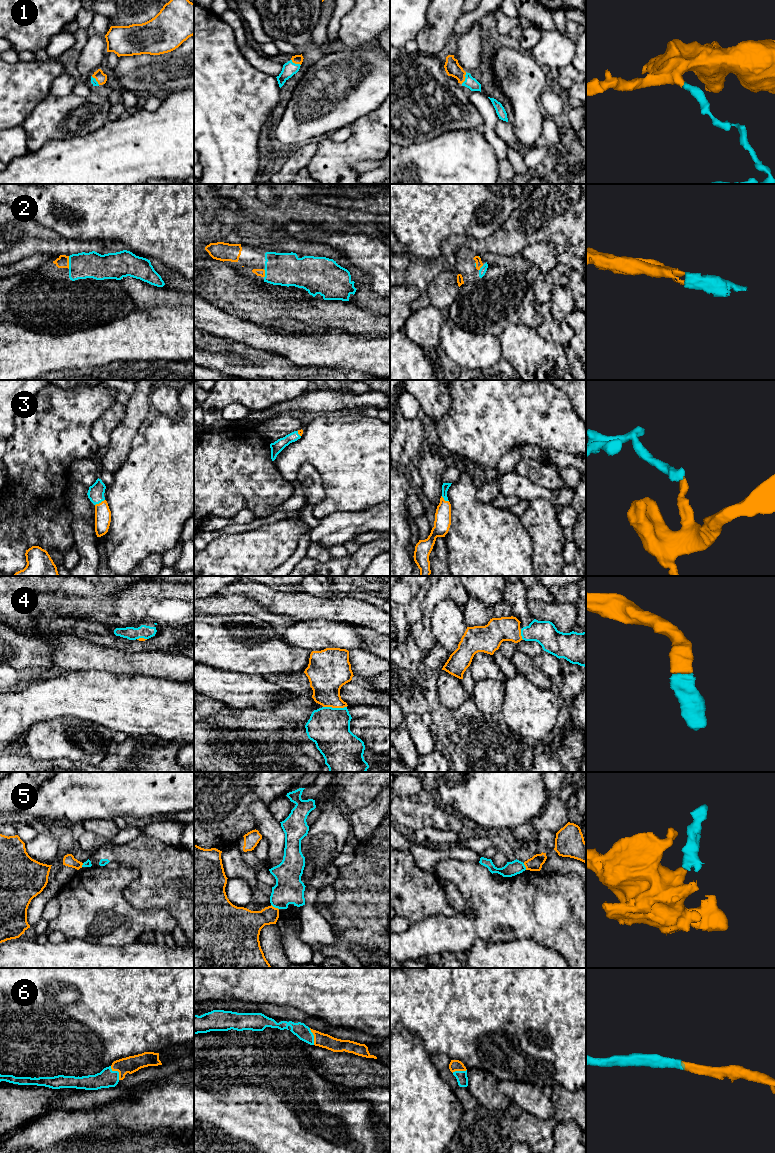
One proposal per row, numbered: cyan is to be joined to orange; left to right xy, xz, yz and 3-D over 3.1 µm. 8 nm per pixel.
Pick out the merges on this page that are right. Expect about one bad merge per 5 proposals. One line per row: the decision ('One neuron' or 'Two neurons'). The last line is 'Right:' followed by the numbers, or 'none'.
1: One neuron
2: One neuron
3: One neuron
4: One neuron
5: One neuron
6: One neuron
Right: 1, 2, 3, 4, 5, 6

